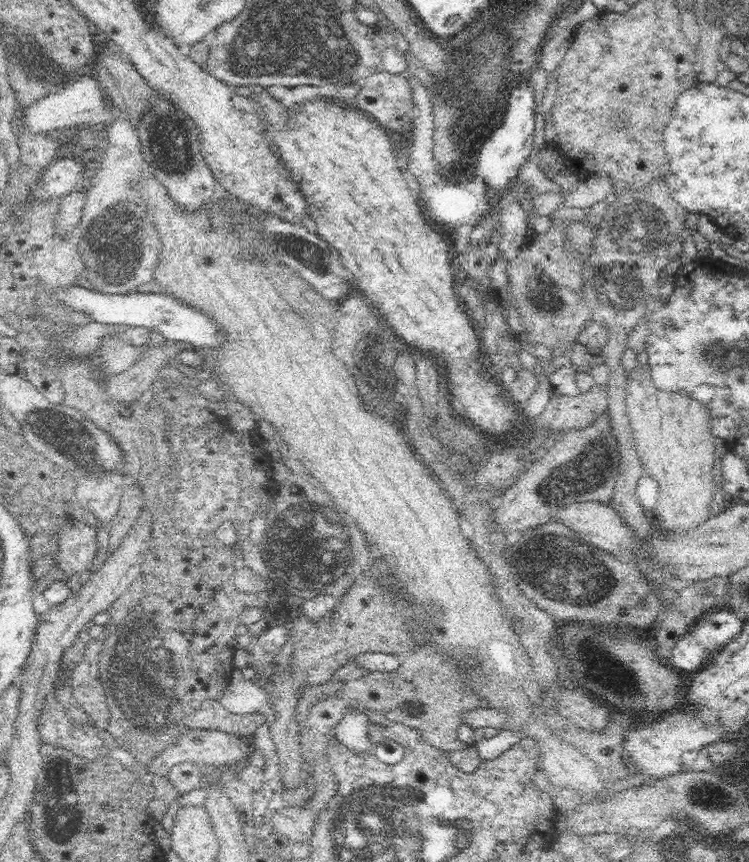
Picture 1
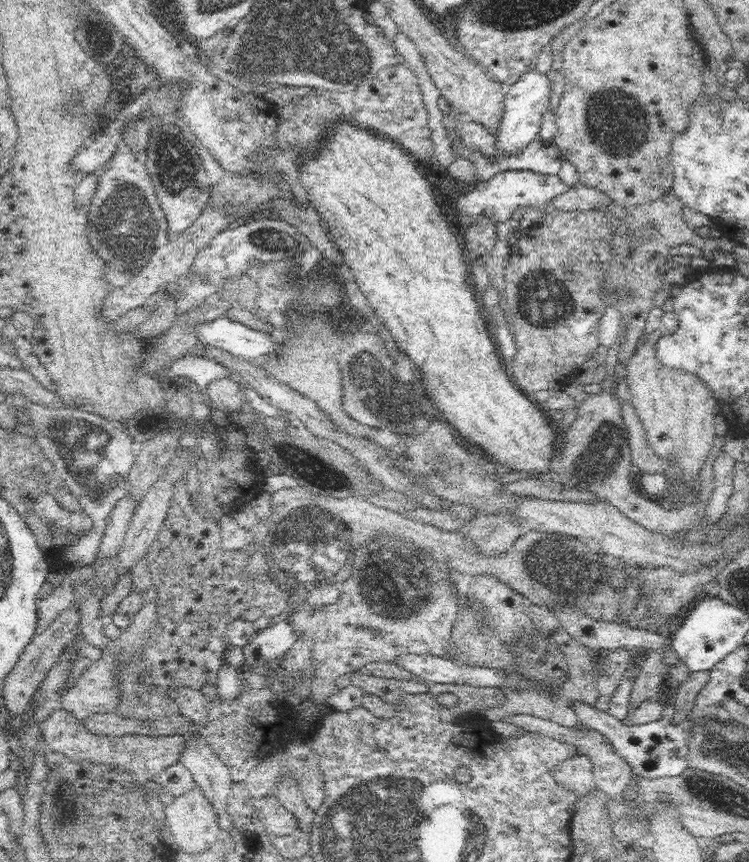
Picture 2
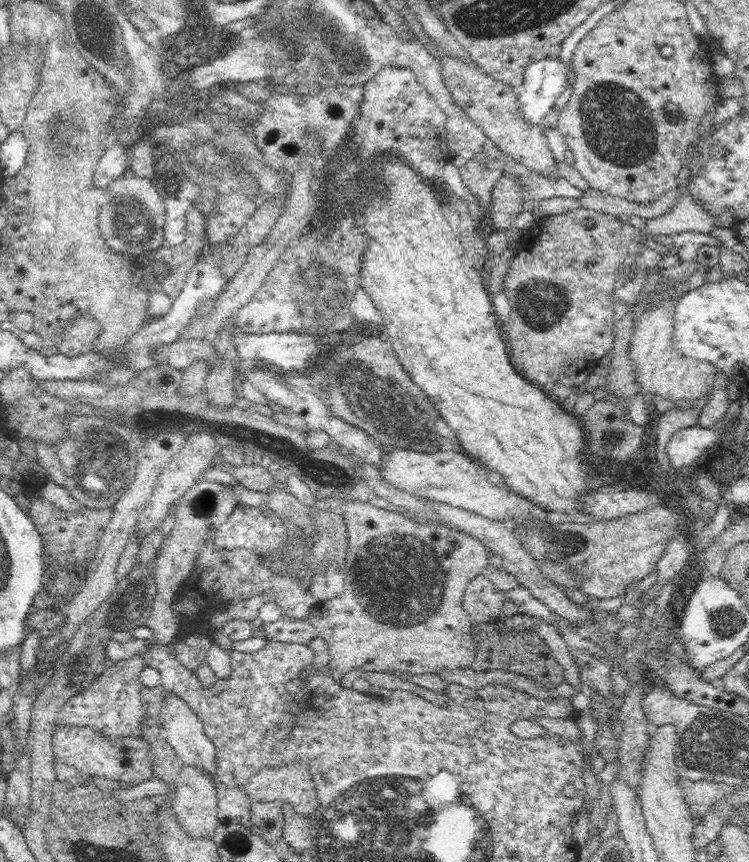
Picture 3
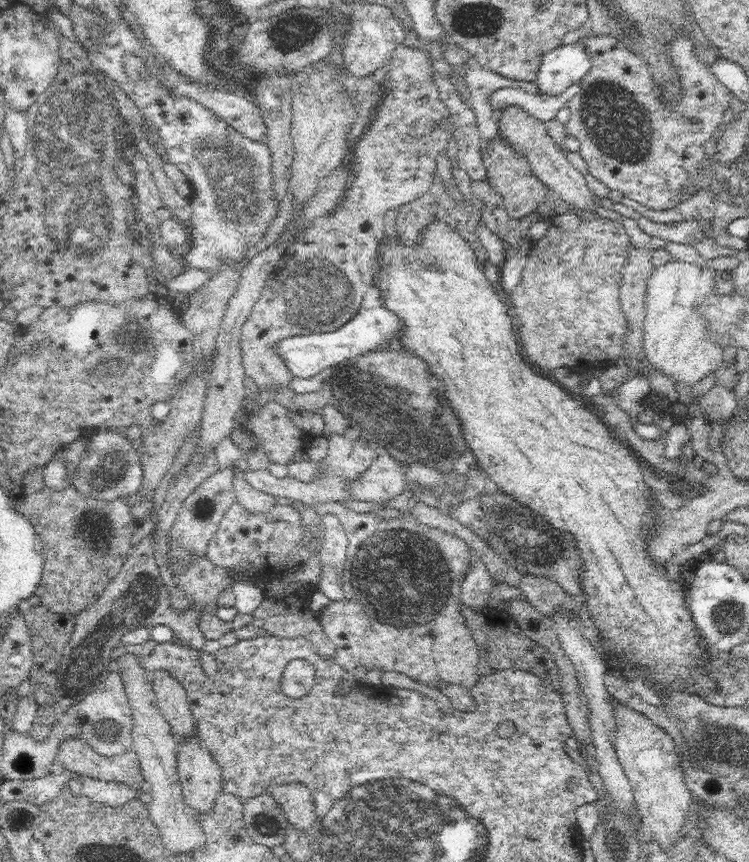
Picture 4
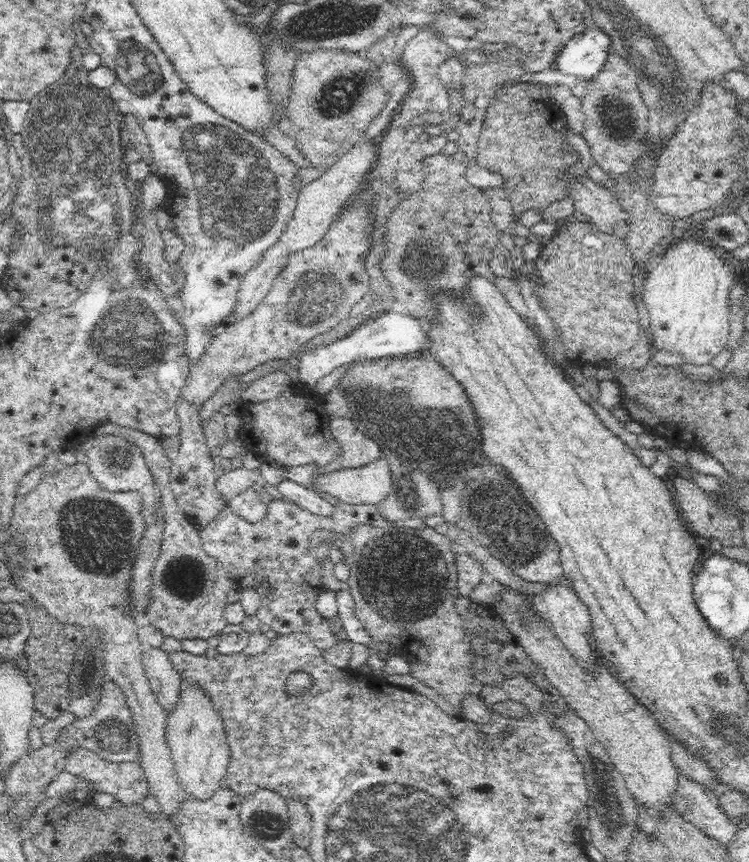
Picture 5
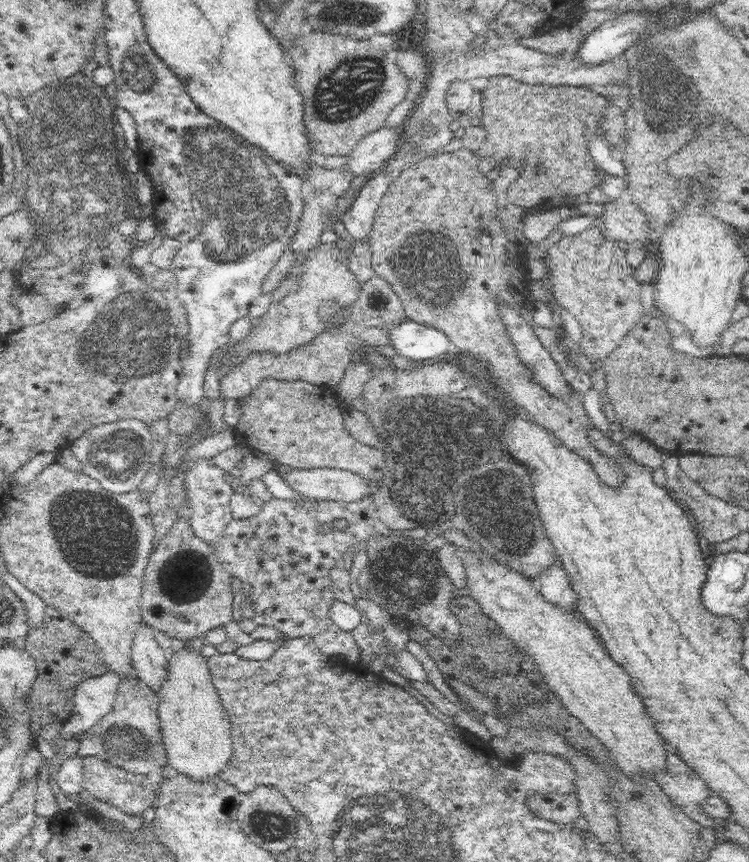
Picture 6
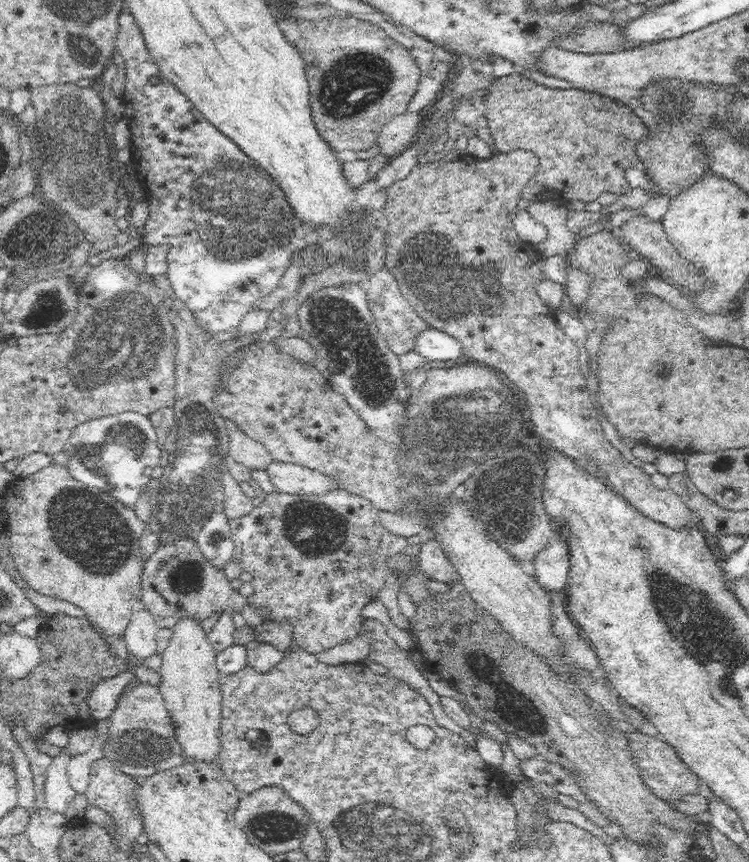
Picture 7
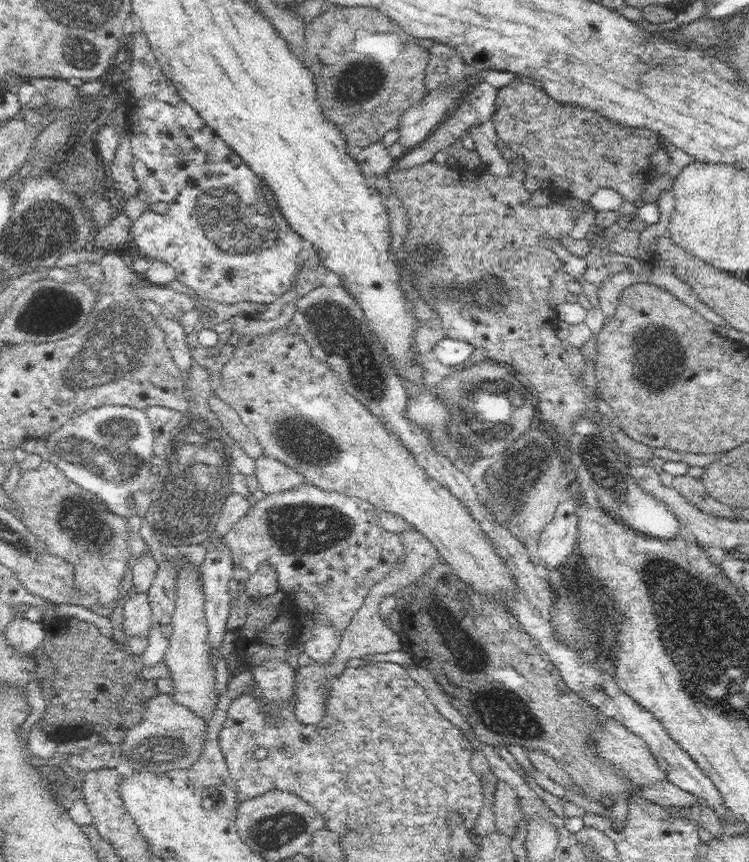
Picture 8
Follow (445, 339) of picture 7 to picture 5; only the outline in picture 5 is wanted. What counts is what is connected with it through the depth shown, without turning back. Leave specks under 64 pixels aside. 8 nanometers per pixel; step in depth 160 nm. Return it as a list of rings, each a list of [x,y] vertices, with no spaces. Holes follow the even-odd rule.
[[[383,311],[372,319],[367,317],[362,324],[357,325],[352,332],[331,344],[317,345],[314,348],[304,349],[299,354],[298,362],[299,380],[303,386],[313,388],[326,374],[336,370],[343,365],[363,360],[376,360],[386,357],[400,357],[409,352],[427,352],[427,332],[424,332],[417,318],[405,315],[403,312]]]

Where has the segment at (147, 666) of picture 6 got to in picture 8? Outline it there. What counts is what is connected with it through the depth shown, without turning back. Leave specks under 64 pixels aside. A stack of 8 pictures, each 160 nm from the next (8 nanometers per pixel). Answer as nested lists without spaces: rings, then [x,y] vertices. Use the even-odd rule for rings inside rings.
[[[130,590],[120,604],[124,610],[124,635],[136,636],[137,634],[147,639],[151,624],[154,622],[148,594],[134,593]]]

